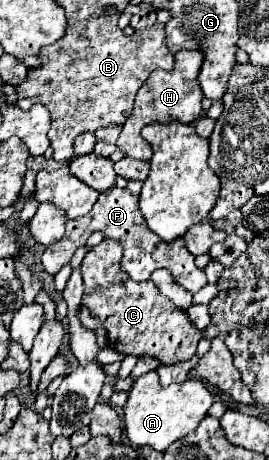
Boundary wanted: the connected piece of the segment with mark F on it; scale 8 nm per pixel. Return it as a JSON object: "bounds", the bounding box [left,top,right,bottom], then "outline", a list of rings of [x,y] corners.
{"bounds":[42,188,206,292],"outline":[[[110,188],[108,192],[100,192],[94,208],[90,210],[88,216],[82,216],[78,220],[66,222],[66,234],[60,238],[60,242],[54,242],[50,248],[44,250],[42,254],[42,266],[48,274],[56,274],[64,264],[70,262],[72,254],[80,248],[86,246],[86,240],[92,232],[102,232],[104,238],[112,238],[122,244],[124,256],[120,262],[120,268],[132,278],[132,280],[148,280],[150,274],[158,268],[166,268],[172,272],[172,278],[176,284],[184,286],[190,292],[198,292],[206,284],[206,274],[204,270],[196,268],[194,256],[186,250],[182,238],[176,238],[174,242],[158,242],[158,236],[154,236],[138,208],[138,196],[130,194],[126,188]]]}

